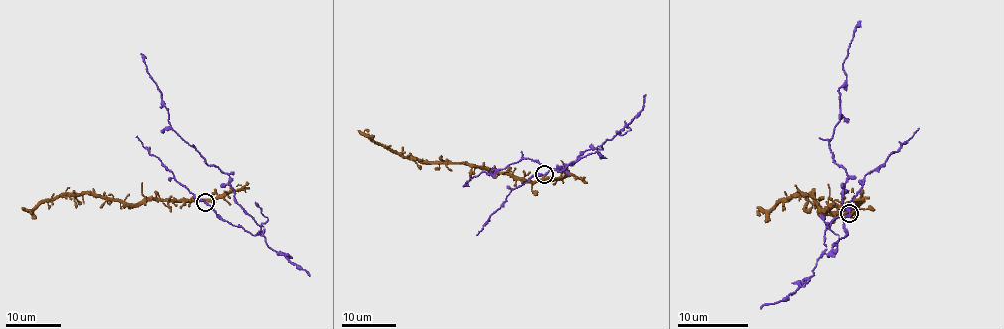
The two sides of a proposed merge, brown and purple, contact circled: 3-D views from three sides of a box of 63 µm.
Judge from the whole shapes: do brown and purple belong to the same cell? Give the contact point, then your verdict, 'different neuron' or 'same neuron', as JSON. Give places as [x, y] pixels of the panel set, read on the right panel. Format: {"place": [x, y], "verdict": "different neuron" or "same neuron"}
{"place": [849, 213], "verdict": "different neuron"}

